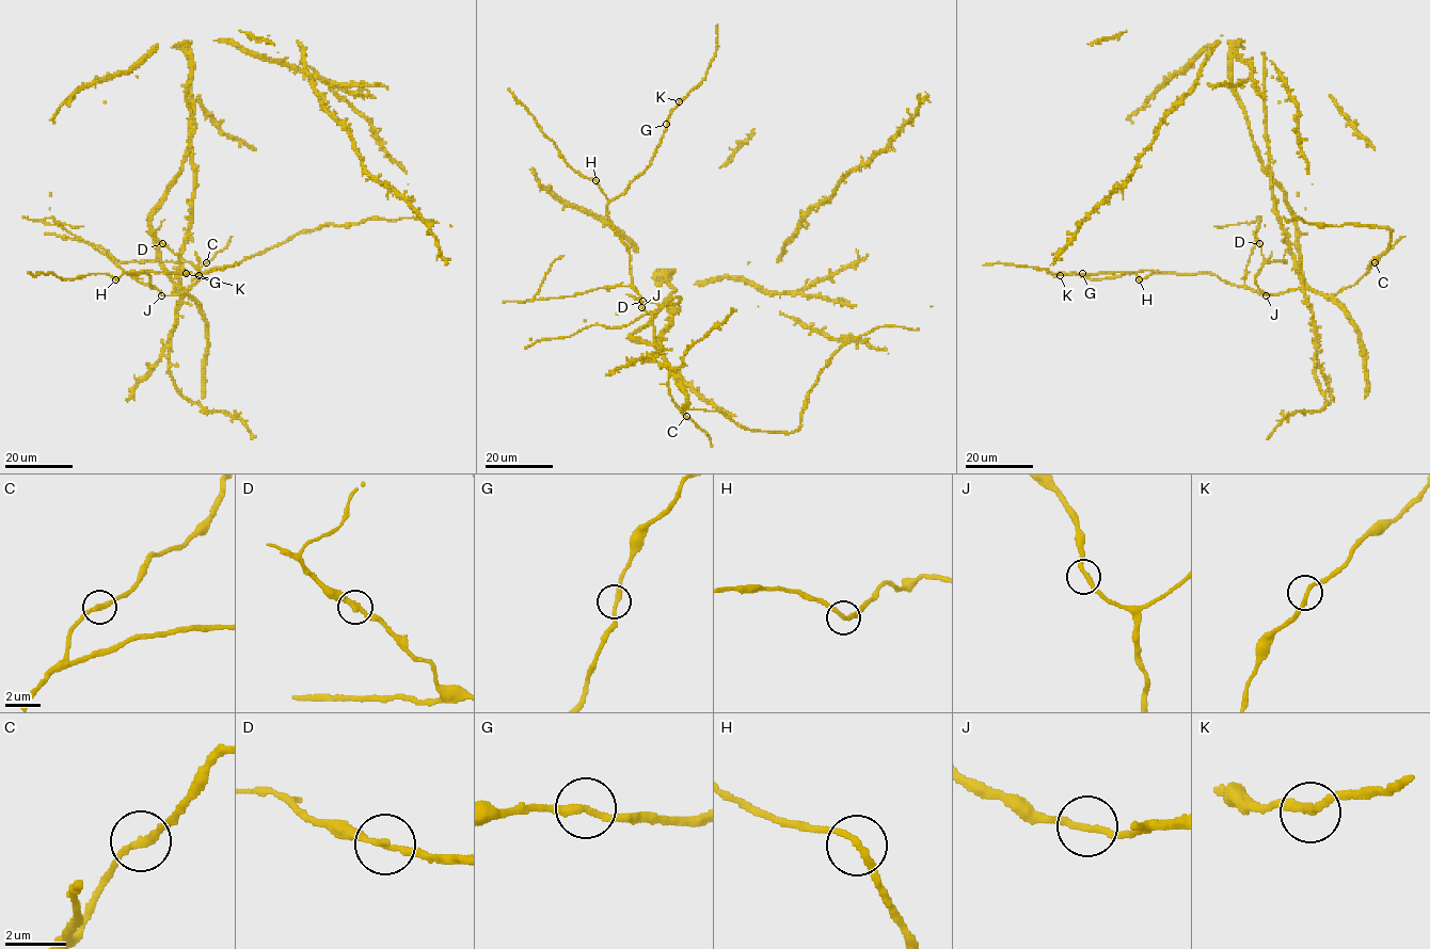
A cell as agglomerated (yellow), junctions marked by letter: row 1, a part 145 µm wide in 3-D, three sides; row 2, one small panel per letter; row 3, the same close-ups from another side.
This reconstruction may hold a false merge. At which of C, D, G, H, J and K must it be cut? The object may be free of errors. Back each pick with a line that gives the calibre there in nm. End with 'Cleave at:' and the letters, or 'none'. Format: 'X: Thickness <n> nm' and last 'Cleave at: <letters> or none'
Cleave at: none

